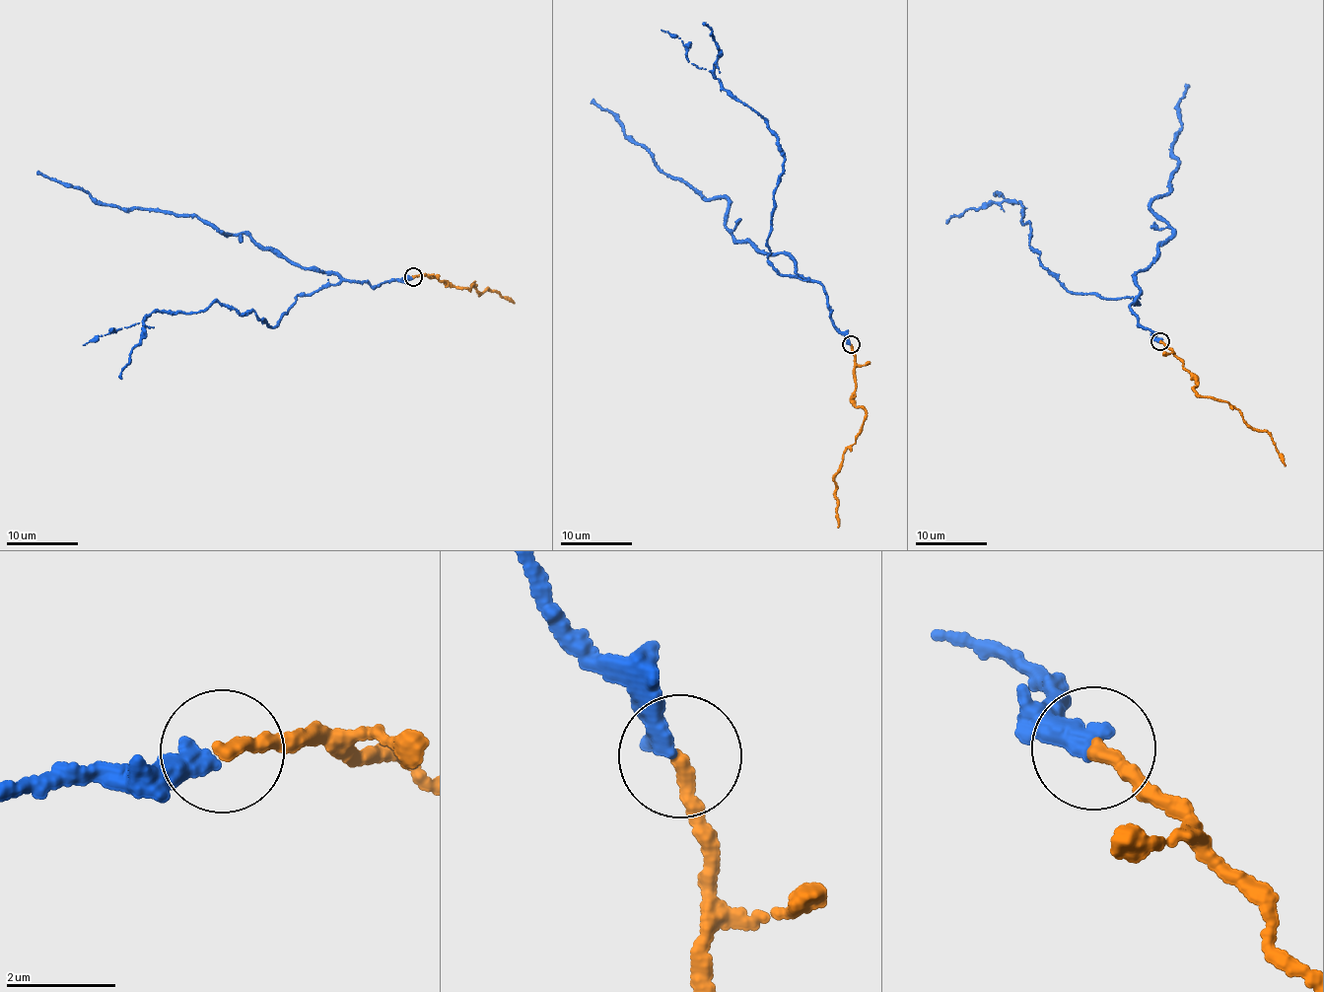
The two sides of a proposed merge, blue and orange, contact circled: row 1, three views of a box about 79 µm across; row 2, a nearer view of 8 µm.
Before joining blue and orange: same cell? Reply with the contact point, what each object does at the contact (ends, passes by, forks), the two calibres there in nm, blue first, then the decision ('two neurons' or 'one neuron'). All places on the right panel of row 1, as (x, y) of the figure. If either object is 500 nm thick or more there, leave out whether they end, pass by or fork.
place (1160, 341); blue ends; orange ends; calibres 420 and 280 nm; one neuron

